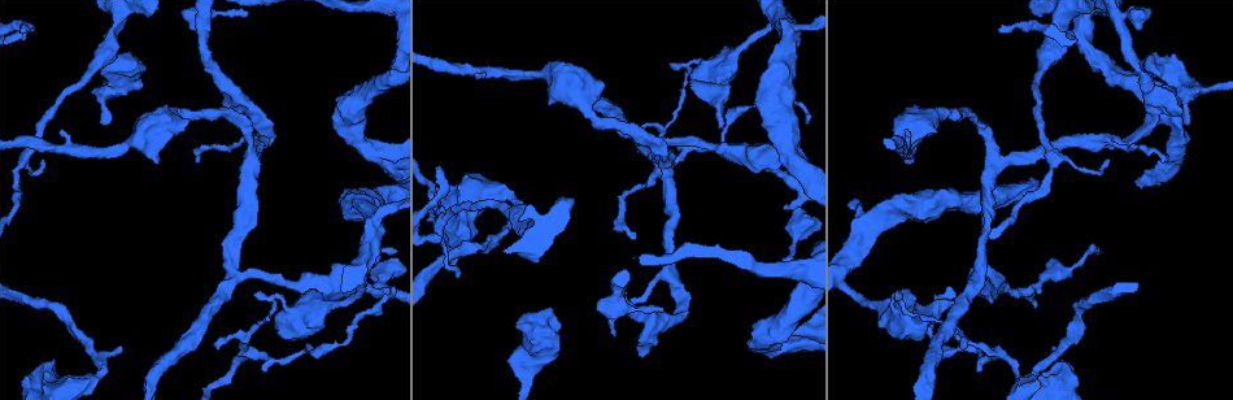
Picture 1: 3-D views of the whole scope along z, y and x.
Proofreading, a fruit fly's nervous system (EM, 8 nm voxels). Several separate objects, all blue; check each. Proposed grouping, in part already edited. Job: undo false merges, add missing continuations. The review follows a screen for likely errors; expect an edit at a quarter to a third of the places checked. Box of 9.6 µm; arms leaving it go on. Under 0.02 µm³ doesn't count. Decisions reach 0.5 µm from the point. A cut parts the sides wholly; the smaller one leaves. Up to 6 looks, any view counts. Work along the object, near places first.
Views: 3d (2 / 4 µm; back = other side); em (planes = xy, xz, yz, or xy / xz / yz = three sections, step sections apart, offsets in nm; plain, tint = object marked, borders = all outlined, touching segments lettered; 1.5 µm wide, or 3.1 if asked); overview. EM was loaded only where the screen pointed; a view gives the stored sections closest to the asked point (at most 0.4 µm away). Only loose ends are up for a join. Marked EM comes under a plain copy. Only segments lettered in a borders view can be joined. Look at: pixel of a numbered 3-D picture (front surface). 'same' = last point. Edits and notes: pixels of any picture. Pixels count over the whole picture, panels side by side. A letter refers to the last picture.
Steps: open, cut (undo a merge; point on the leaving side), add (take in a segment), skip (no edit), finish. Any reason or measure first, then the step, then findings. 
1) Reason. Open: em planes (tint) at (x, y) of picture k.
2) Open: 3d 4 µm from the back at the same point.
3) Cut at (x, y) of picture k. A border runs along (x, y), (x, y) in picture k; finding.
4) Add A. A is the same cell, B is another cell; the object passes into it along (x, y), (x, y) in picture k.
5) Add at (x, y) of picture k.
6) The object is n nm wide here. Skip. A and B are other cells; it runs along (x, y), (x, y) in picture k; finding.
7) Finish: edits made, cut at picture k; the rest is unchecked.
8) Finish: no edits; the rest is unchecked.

Abrupt turn. Open: em xy step 4 (tint) at (512, 197) of picture 1.

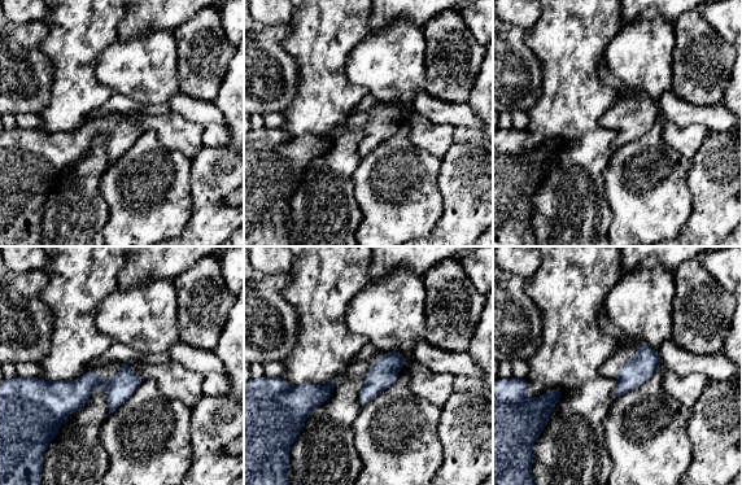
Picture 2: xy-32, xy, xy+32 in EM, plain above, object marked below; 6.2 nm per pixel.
Cut it another way. Open: em xz step 8 (borders) at the same point.

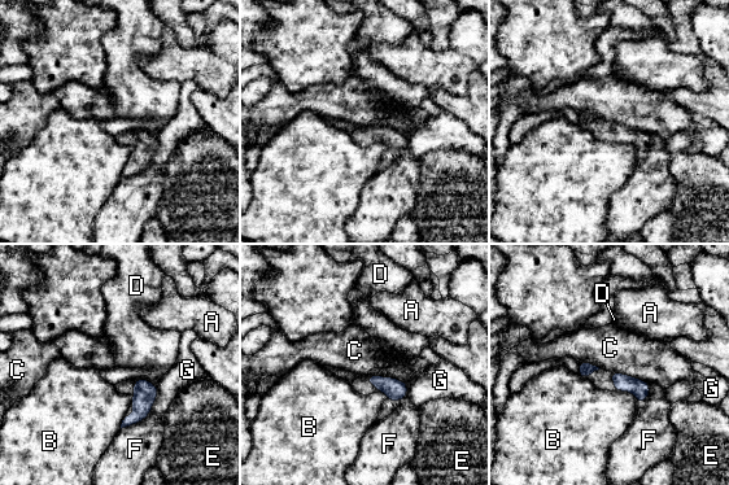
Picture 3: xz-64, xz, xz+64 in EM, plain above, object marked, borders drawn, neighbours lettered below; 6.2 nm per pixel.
The object is 110 nm wide here. Skip. A, B, C, D, E, F and G are other cells; a border runs along (151, 413), (142, 420), (121, 429) in picture 3; continuous, no second neuron.

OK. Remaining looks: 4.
Open: 3d 4 µm at (537, 75) of picture 1.

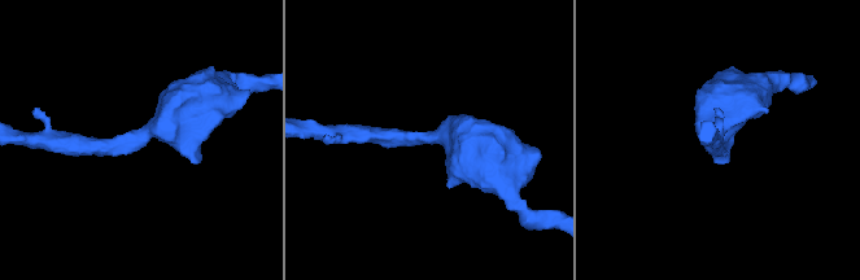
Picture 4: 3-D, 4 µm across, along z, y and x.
The arms are 220, 600 nm wide. Open: em planes (borders) at (133, 138) of picture 4.

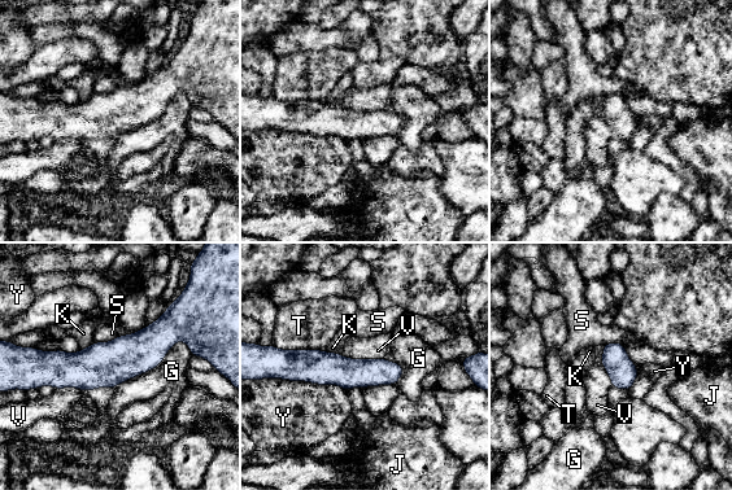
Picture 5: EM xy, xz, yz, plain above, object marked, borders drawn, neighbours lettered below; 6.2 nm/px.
Skip. G, J, K, S, T, V and Y are other cells; it runs along (205, 344), (161, 335), (116, 362), (49, 357) in picture 5; all the same neuron.

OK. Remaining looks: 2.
Tapers out. Open: 3d 2 µm at (672, 66) of picture 1.

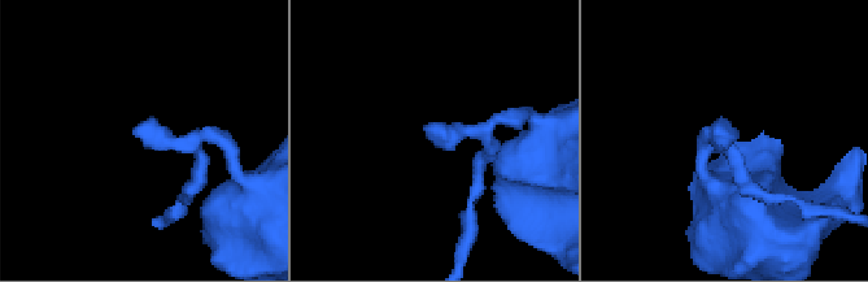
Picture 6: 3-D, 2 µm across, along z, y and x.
Open: em planes (borders) at (138, 125) of picture 6.

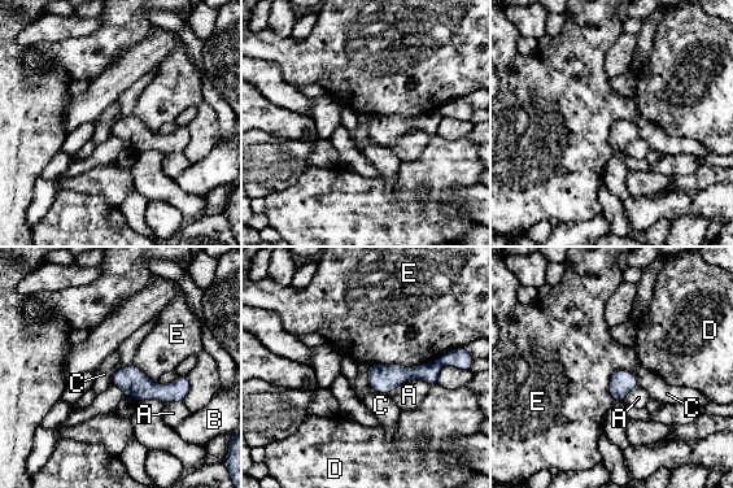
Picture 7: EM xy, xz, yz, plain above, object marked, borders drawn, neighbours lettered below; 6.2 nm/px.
Cut at (428, 373) of picture 7. A, B, C, D and E are other cells; a border runs along (436, 361), (441, 365) in picture 7; a second neuron is stuck on.

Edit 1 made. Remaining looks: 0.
Finish: edits made, cut at picture 7; the rest is unchecked.

